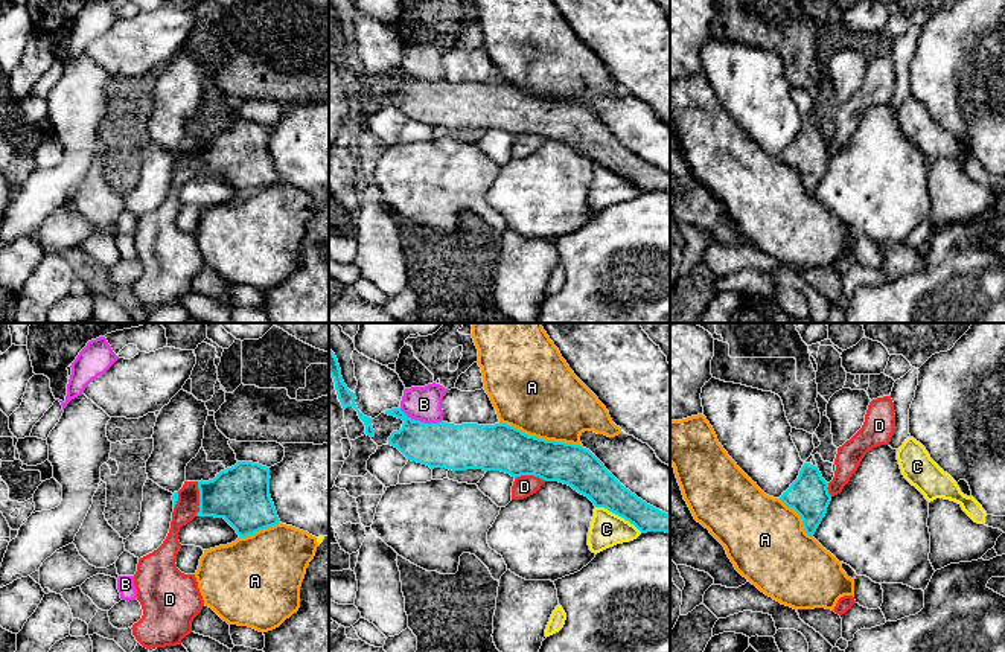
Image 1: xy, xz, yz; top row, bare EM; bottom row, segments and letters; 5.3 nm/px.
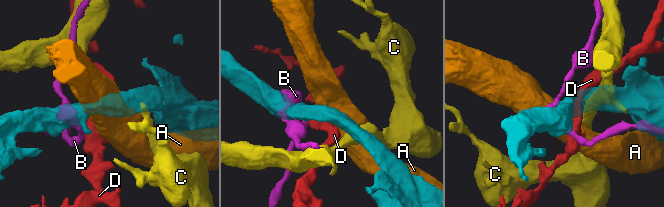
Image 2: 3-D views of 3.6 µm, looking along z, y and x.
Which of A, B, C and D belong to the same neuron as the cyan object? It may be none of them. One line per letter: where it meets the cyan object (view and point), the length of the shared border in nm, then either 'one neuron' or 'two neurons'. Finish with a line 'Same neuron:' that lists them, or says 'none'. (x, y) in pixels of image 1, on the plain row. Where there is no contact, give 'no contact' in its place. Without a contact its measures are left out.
A: xz (541, 98) | 460 nm | two neurons
B: xz (419, 79) | 240 nm | two neurons
C: xz (618, 174) | 280 nm | two neurons
D: xy (200, 157) | 180 nm | two neurons
Same neuron: none

